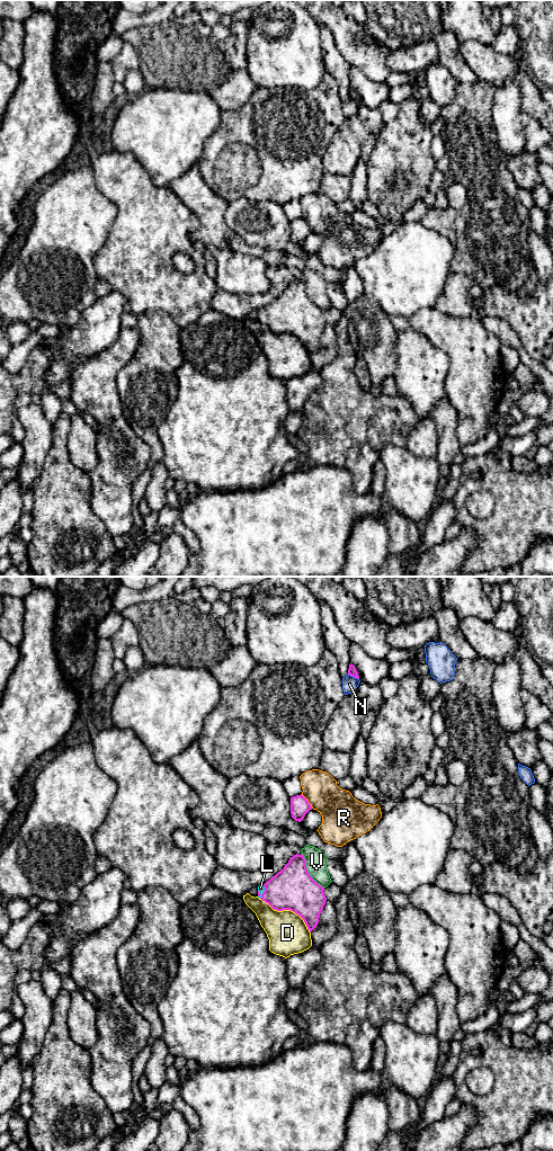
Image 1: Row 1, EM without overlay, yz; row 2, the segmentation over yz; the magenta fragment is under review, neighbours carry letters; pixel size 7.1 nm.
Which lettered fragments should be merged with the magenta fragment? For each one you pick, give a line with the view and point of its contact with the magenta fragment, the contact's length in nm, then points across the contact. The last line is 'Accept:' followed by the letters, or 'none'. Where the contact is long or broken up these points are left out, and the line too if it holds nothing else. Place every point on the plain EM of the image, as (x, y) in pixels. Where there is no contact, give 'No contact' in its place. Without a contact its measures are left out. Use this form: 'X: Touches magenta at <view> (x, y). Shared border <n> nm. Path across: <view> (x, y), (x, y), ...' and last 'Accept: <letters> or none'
L: Touches magenta at yz (264, 315). Shared border 100 nm. Path across: yz (293, 312), (282, 315), (264, 315), (260, 311)
Accept: L

